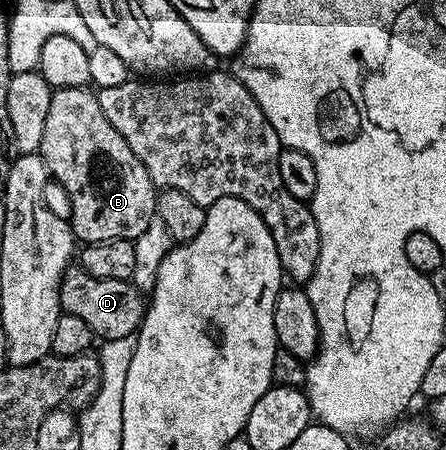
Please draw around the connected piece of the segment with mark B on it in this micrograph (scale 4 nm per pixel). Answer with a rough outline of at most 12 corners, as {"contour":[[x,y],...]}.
{"contour":[[89,87],[51,97],[40,157],[82,244],[137,239],[158,188]]}

